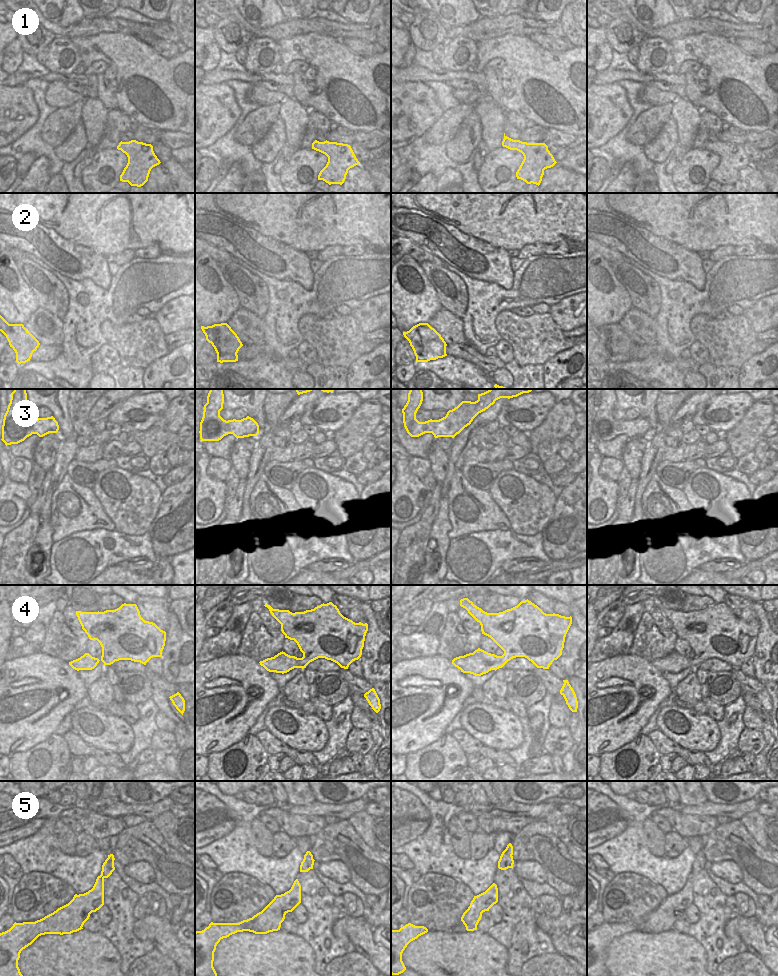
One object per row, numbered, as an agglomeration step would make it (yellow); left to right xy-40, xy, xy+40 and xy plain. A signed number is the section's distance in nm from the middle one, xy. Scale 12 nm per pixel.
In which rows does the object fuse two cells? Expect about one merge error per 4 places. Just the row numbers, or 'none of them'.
5.

